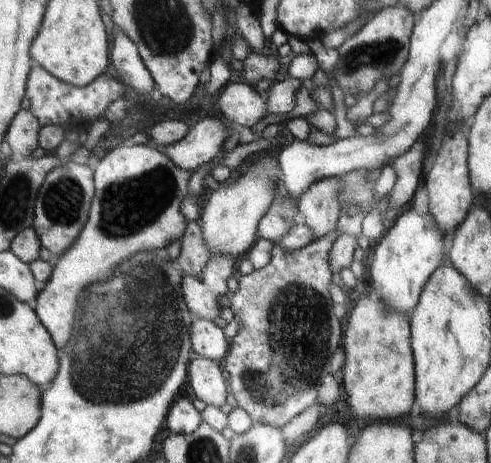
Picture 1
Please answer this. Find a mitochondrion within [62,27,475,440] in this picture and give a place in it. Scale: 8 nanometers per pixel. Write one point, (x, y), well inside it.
(139, 306)

